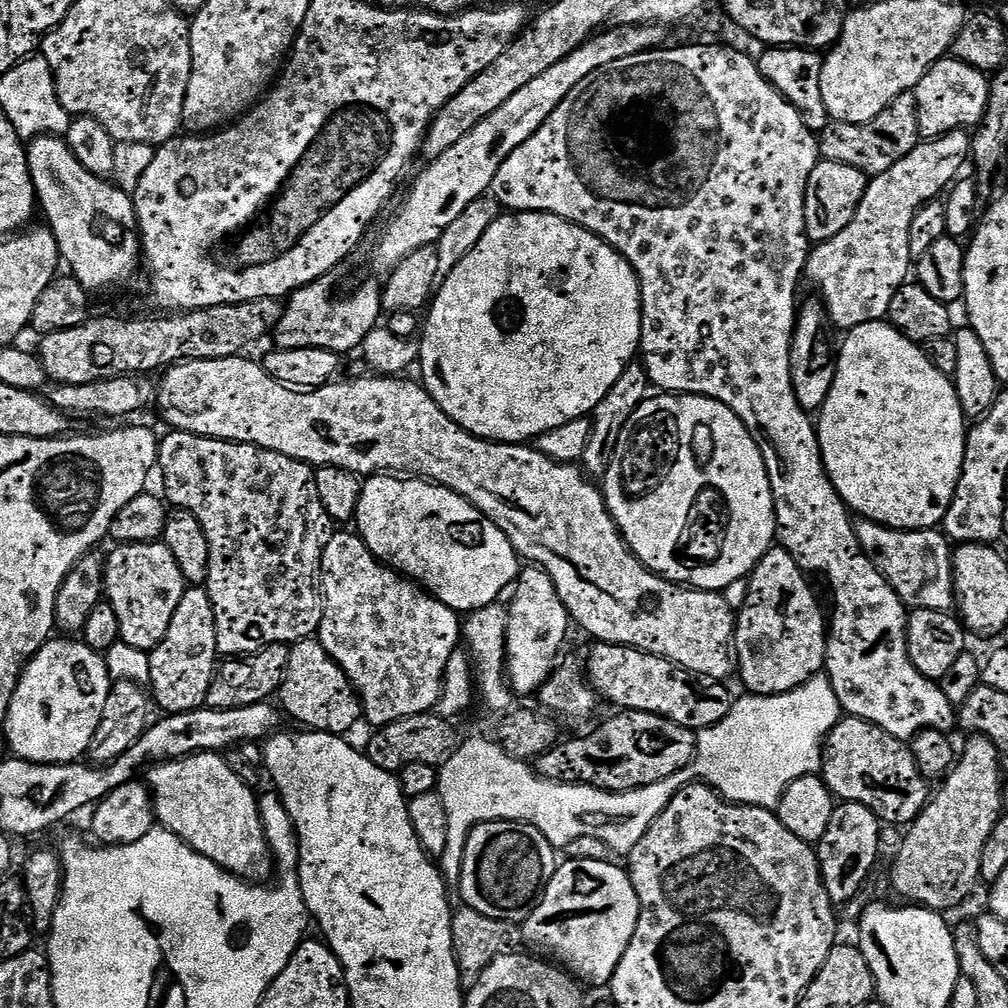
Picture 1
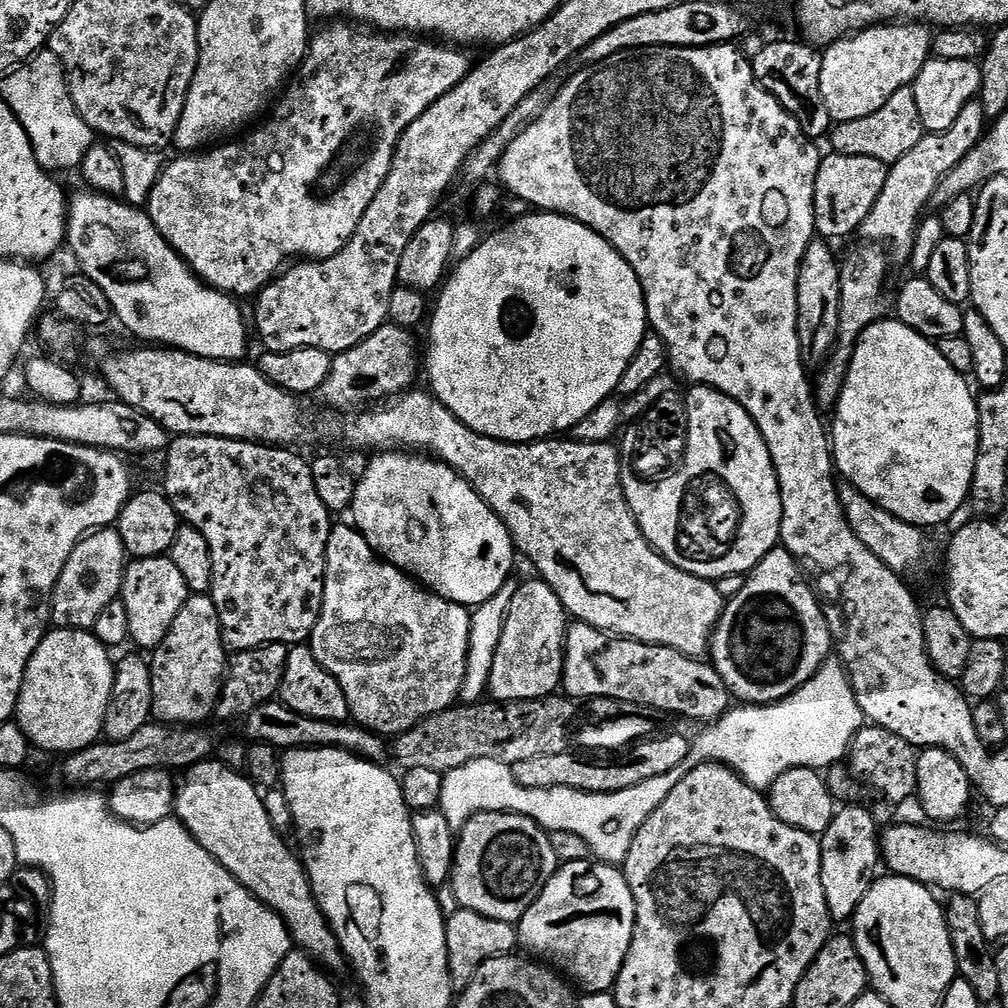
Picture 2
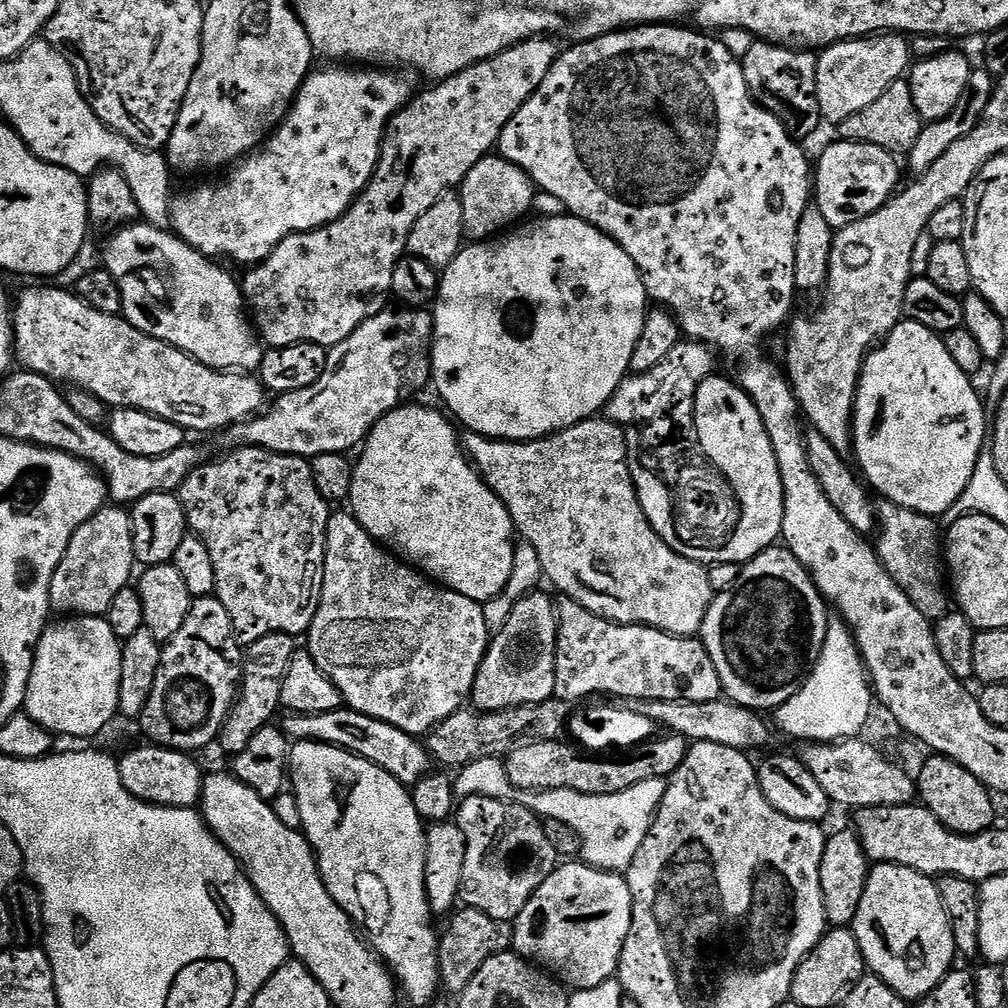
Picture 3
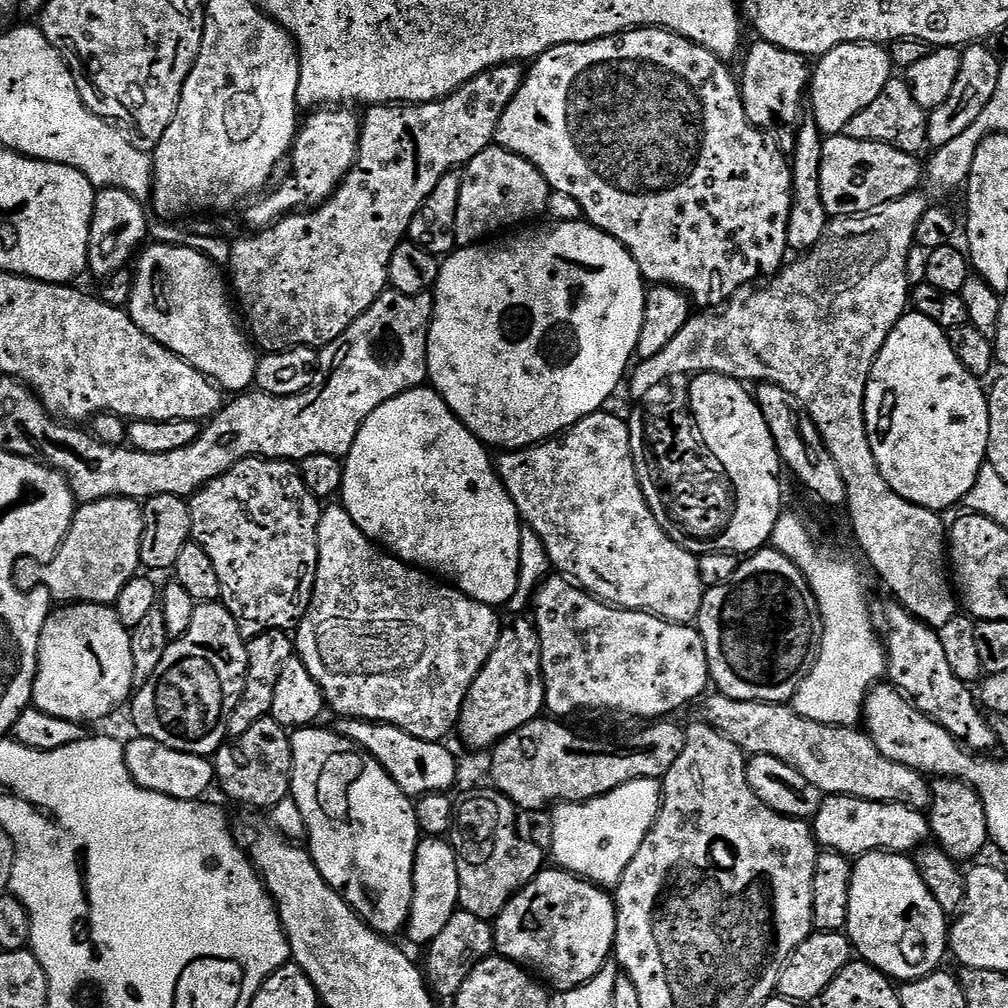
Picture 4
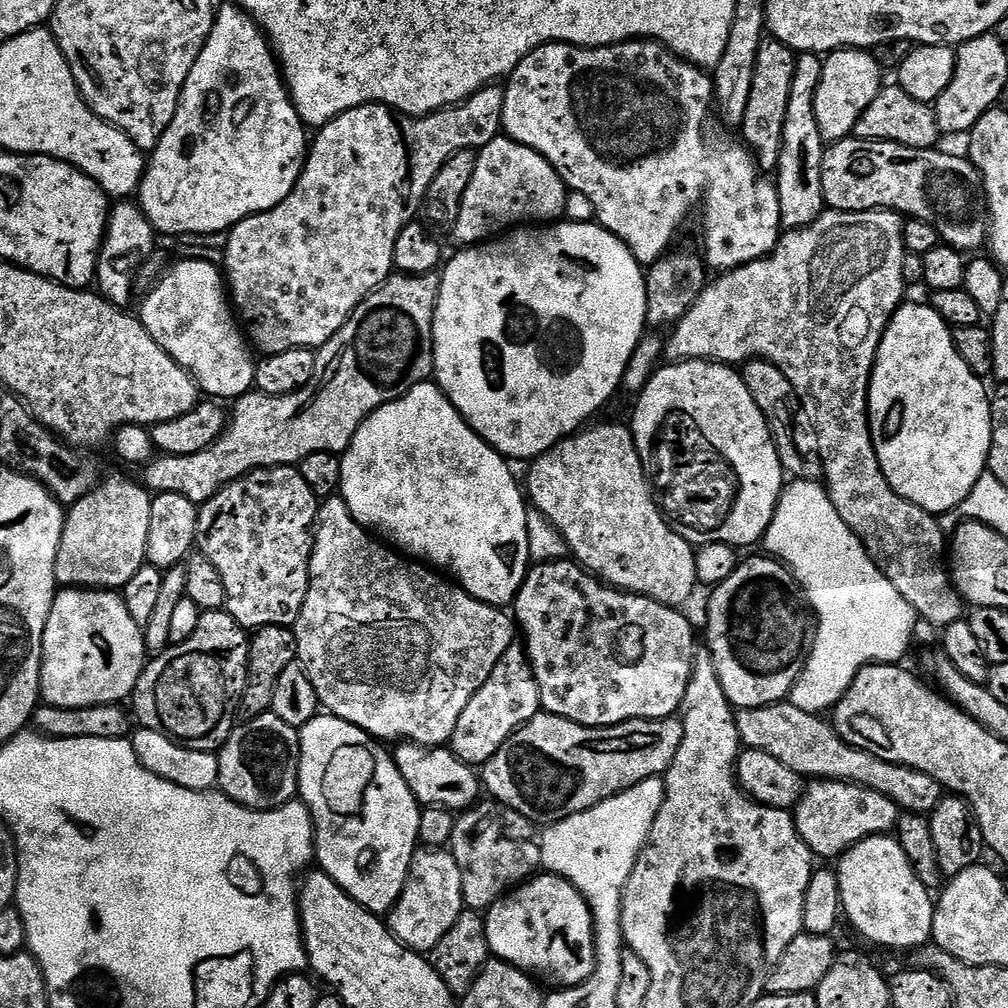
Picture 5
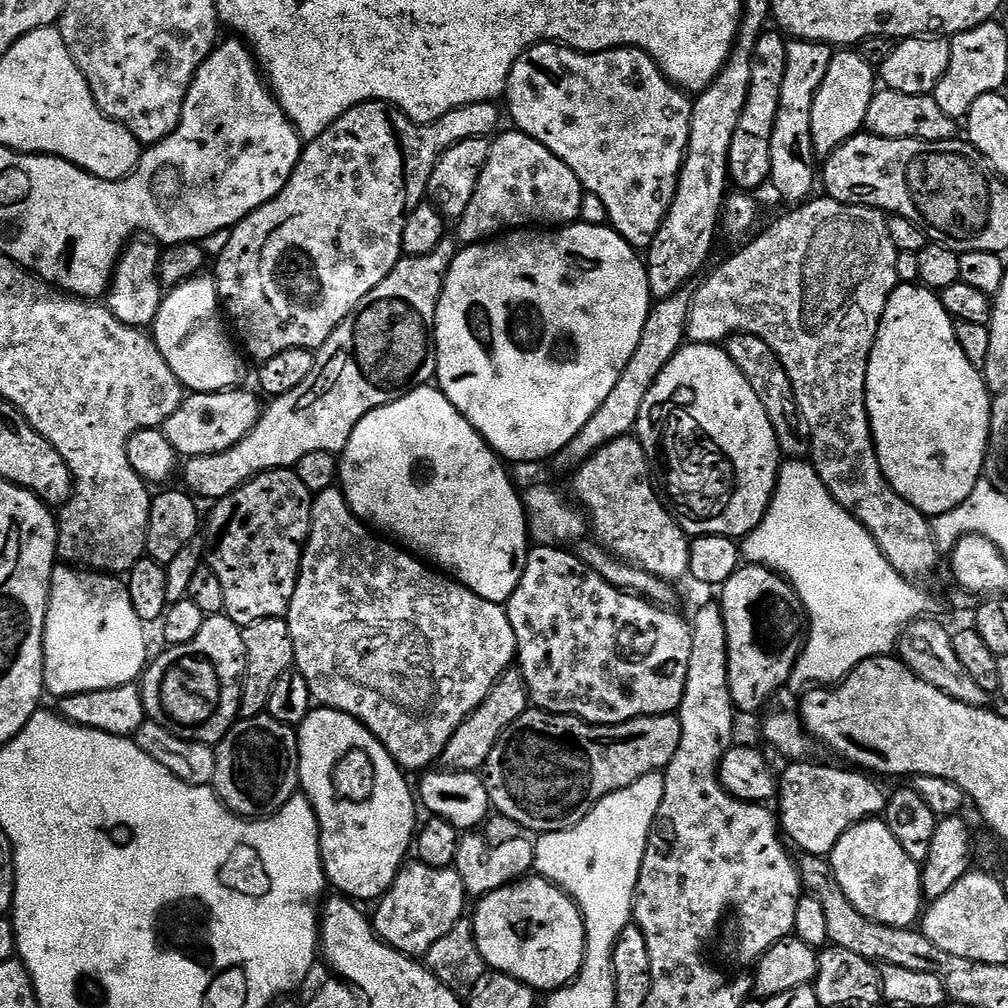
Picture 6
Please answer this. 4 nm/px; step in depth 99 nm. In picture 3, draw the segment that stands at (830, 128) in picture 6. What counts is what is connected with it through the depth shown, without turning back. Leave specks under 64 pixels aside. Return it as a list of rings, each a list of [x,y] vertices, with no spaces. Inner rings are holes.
[[[873,34],[858,40],[831,44],[819,53],[816,62],[818,106],[821,117],[832,126],[839,126],[850,114],[866,110],[878,102],[894,81],[901,79],[910,68],[910,44],[900,34]]]

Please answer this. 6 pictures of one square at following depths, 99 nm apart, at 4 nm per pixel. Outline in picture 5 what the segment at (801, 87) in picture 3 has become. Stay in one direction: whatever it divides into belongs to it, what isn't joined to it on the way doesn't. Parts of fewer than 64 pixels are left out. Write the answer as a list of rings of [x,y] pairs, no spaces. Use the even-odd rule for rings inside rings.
[[[766,38],[758,50],[758,62],[754,70],[754,86],[750,86],[750,102],[746,102],[746,114],[742,125],[743,143],[746,145],[752,157],[756,159],[756,166],[761,173],[775,173],[778,166],[778,158],[782,150],[782,126],[786,122],[786,106],[790,103],[790,86],[794,82],[794,66],[797,53],[784,45],[781,40]]]

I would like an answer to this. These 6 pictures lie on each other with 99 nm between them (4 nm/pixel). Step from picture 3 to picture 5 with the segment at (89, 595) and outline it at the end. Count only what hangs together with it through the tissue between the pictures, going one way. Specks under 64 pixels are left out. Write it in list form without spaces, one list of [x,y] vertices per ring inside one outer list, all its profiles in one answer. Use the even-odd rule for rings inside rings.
[[[105,475],[96,489],[67,509],[62,542],[56,555],[56,582],[66,588],[103,588],[122,590],[146,562],[146,542],[150,534],[152,496],[143,483],[124,476]]]

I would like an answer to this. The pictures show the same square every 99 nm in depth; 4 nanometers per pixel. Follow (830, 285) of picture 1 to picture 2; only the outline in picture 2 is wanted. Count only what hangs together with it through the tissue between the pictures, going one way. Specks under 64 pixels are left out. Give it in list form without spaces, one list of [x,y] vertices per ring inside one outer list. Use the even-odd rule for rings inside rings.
[[[974,99],[963,108],[962,114],[958,114],[950,130],[929,132],[923,136],[910,154],[902,154],[902,158],[889,167],[886,186],[882,194],[878,194],[878,202],[874,202],[874,210],[870,210],[870,214],[866,214],[860,223],[859,235],[864,235],[869,245],[883,246],[895,263],[897,260],[907,265],[912,258],[916,225],[926,212],[924,207],[932,204],[932,195],[934,190],[938,190],[942,178],[946,178],[946,174],[950,174],[950,170],[954,170],[954,166],[958,166],[958,162],[962,162],[962,158],[966,158],[974,146],[978,146],[985,131],[984,111],[979,99]]]

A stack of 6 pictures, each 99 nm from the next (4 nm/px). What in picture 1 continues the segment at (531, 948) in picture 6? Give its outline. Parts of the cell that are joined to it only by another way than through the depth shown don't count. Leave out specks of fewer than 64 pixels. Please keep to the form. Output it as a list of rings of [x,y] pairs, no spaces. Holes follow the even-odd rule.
[[[565,859],[545,886],[528,919],[523,921],[522,940],[525,945],[537,948],[532,950],[551,958],[577,981],[585,985],[607,985],[614,970],[618,970],[618,962],[622,962],[622,954],[626,954],[626,946],[630,946],[634,938],[639,917],[640,900],[636,897],[632,880],[621,865],[619,868],[616,862]]]

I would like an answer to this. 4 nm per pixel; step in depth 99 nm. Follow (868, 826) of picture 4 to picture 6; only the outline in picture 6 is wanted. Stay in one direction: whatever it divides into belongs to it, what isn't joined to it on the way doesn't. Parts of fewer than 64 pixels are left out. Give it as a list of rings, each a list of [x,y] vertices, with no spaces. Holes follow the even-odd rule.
[[[792,762],[787,765],[788,769],[778,776],[778,801],[780,800],[780,812],[778,808],[778,823],[783,835],[793,845],[797,844],[801,853],[810,856],[831,857],[834,846],[846,830],[850,830],[855,824],[869,818],[876,818],[883,813],[886,807],[886,792],[883,792],[875,784],[871,775],[860,770],[844,768],[831,768],[828,764],[816,764],[817,762]]]

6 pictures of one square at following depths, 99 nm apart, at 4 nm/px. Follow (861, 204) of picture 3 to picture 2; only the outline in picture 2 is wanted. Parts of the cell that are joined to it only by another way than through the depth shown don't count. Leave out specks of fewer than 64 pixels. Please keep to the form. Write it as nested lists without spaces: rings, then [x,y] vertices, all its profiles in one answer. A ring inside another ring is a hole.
[[[828,154],[821,159],[818,178],[814,186],[814,218],[821,237],[848,236],[859,229],[860,223],[874,210],[878,194],[886,186],[889,165],[878,158],[854,158]]]

